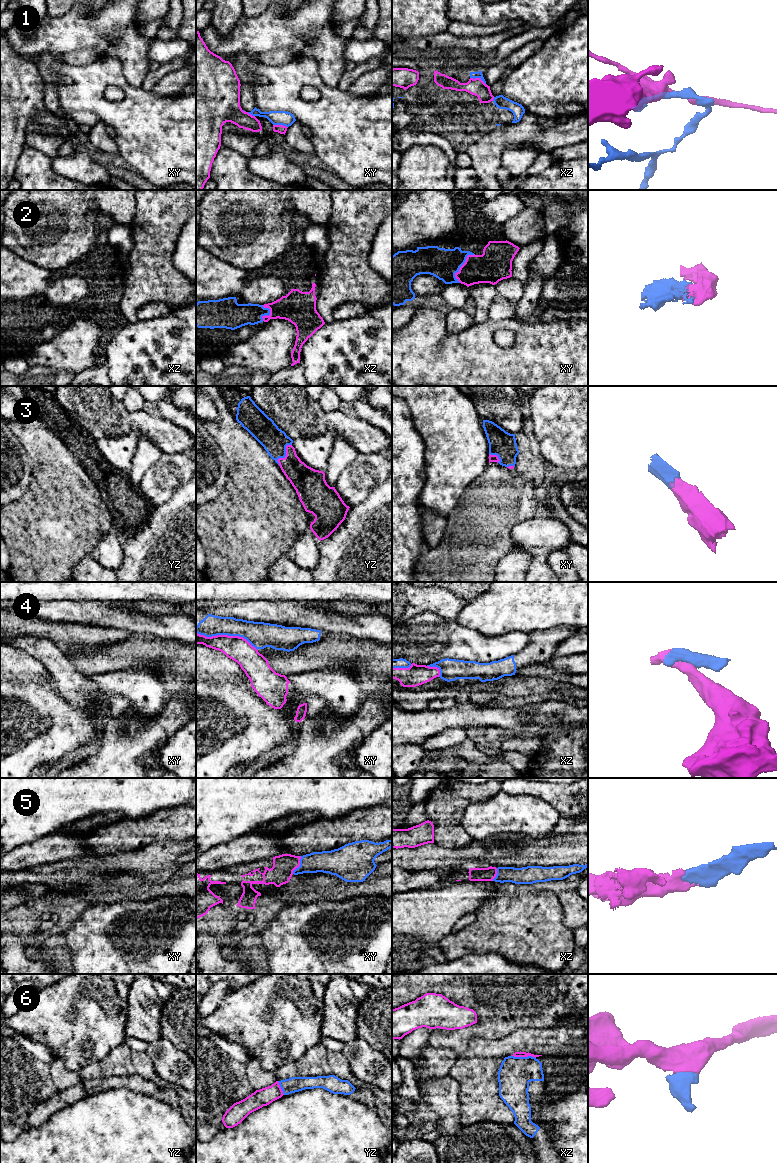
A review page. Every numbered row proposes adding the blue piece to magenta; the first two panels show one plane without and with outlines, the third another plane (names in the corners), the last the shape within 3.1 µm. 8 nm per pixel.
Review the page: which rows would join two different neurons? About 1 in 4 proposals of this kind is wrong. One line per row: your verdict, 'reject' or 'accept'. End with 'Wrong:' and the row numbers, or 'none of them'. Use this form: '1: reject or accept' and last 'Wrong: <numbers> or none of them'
1: reject
2: accept
3: accept
4: reject
5: accept
6: accept
Wrong: 1, 4

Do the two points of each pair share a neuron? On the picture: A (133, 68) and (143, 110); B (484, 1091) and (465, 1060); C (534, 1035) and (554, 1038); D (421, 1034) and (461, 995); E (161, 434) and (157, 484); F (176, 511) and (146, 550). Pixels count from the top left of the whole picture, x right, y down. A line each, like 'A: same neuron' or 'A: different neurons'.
A: different neurons
B: same neuron
C: same neuron
D: different neurons
E: different neurons
F: same neuron

